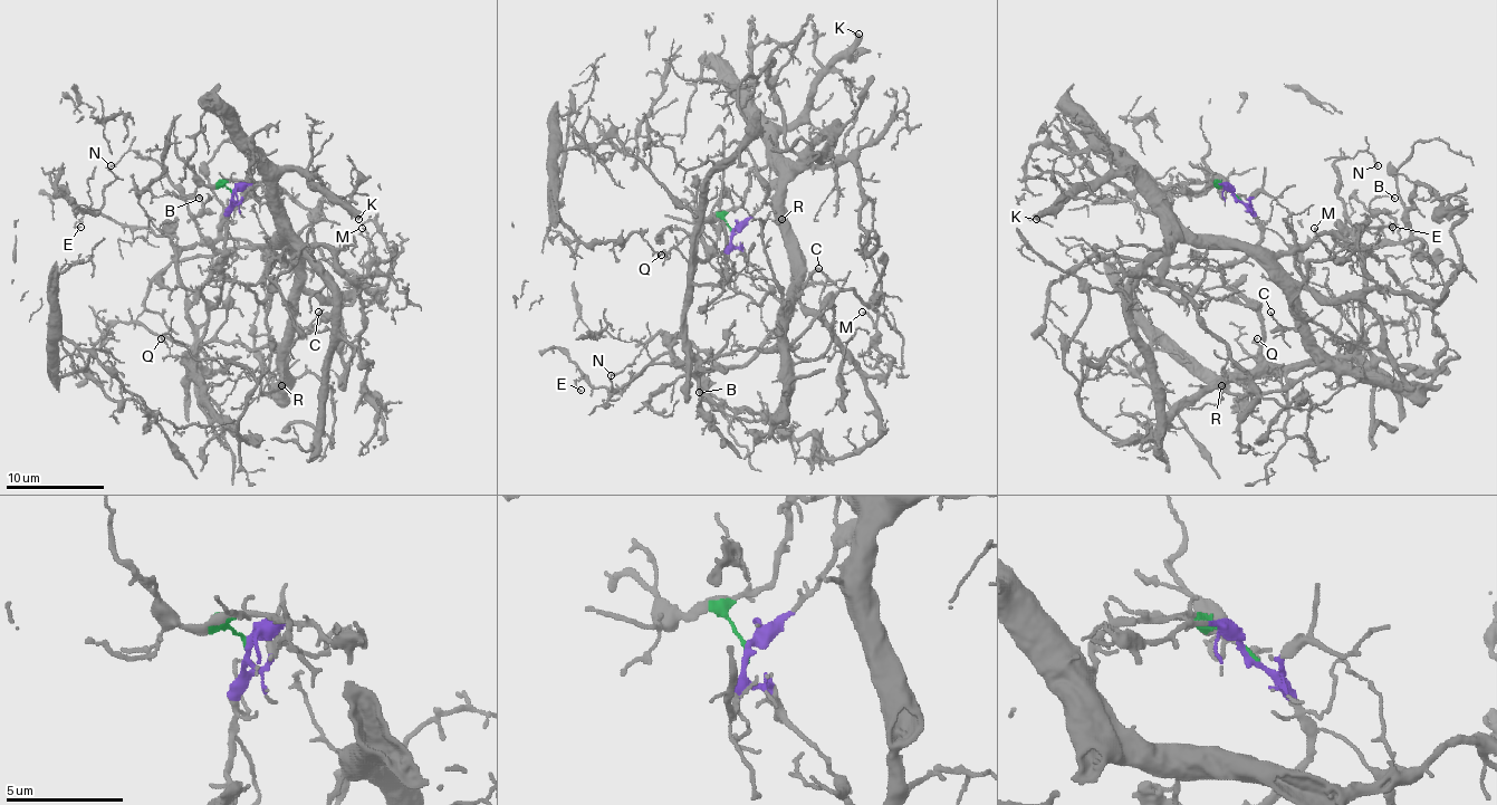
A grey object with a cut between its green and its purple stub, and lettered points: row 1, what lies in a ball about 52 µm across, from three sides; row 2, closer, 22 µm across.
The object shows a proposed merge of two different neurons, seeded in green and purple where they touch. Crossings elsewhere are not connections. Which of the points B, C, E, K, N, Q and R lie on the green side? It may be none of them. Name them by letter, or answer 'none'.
B, C, K, N, R

